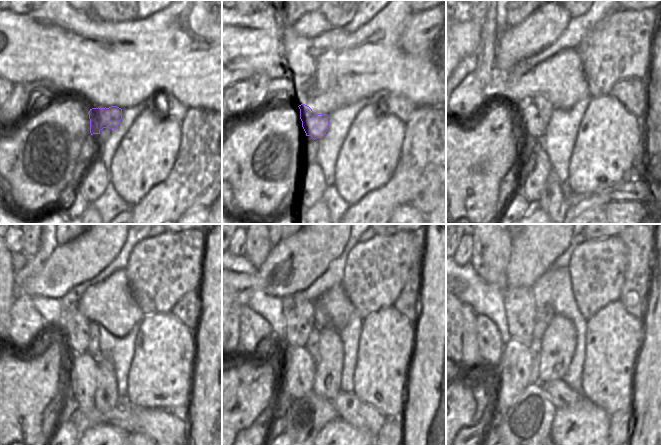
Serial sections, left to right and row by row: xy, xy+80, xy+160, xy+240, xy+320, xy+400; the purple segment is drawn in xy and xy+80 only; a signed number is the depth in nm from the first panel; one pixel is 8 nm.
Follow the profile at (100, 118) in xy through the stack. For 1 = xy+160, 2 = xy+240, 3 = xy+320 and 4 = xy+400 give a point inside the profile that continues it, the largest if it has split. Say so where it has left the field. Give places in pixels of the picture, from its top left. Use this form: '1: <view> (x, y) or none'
1: xy+160 (531, 123)
2: xy+240 (75, 332)
3: xy+320 (298, 313)
4: xy+400 (519, 303)

